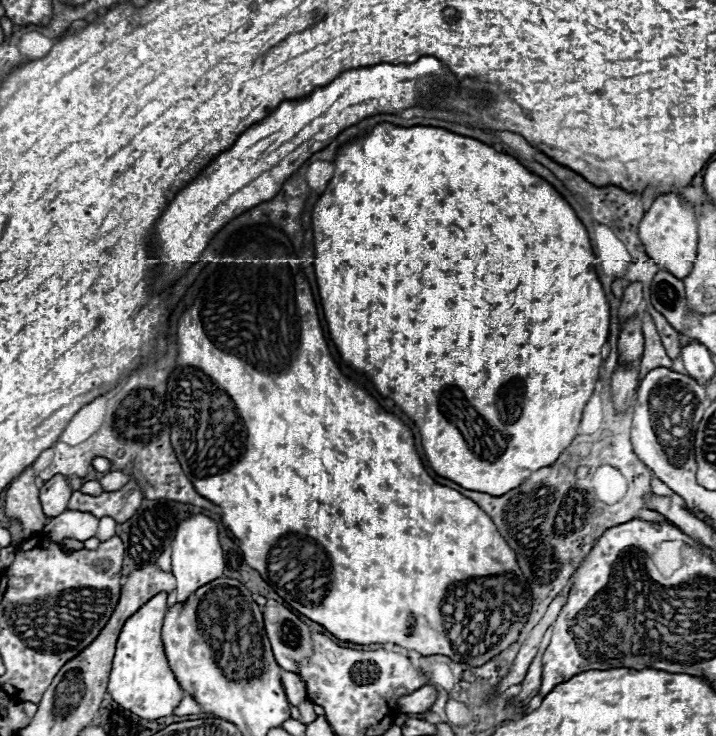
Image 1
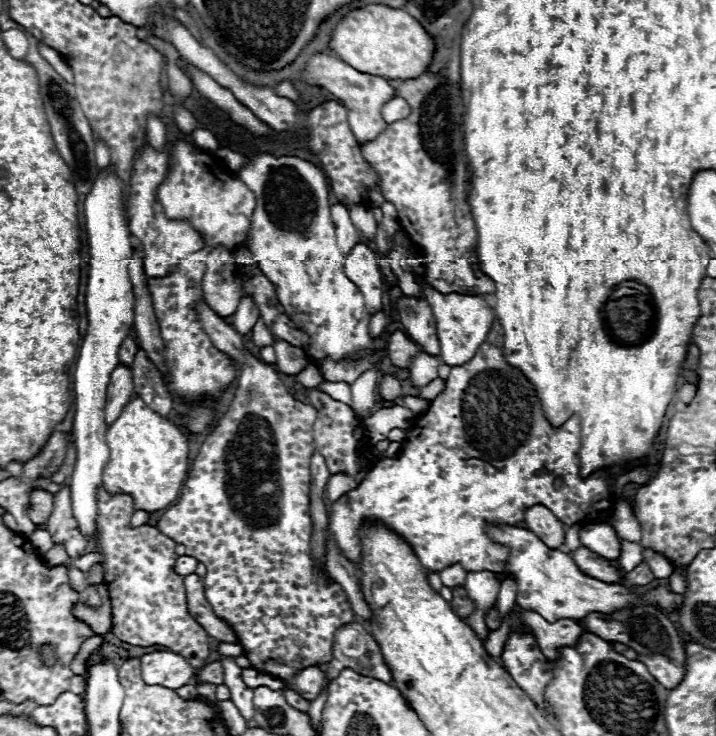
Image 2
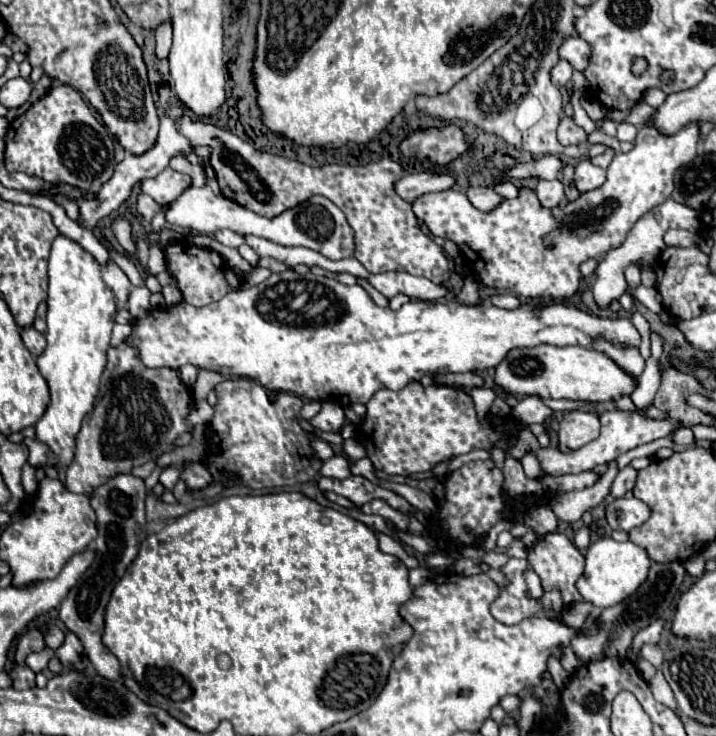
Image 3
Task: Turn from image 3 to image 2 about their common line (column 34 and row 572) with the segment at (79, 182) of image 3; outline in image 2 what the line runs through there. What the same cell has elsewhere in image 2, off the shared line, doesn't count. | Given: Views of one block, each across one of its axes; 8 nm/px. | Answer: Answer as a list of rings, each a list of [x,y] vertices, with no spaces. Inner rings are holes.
[[[100,486],[96,500],[98,500],[98,518],[96,518],[98,536],[94,546],[96,546],[96,552],[102,554],[100,564],[104,568],[104,584],[108,588],[110,602],[112,602],[110,632],[122,642],[128,642],[132,646],[154,646],[154,644],[166,646],[170,652],[182,654],[190,662],[196,674],[196,670],[206,666],[206,658],[210,654],[210,646],[208,646],[210,636],[188,612],[184,582],[182,582],[182,576],[176,574],[174,570],[174,564],[178,560],[174,552],[176,542],[172,542],[172,538],[168,538],[166,534],[160,534],[156,526],[144,524],[144,526],[132,528],[130,520],[132,520],[134,508],[132,508],[132,498],[128,494],[110,494],[108,490],[104,490],[104,486]]]

